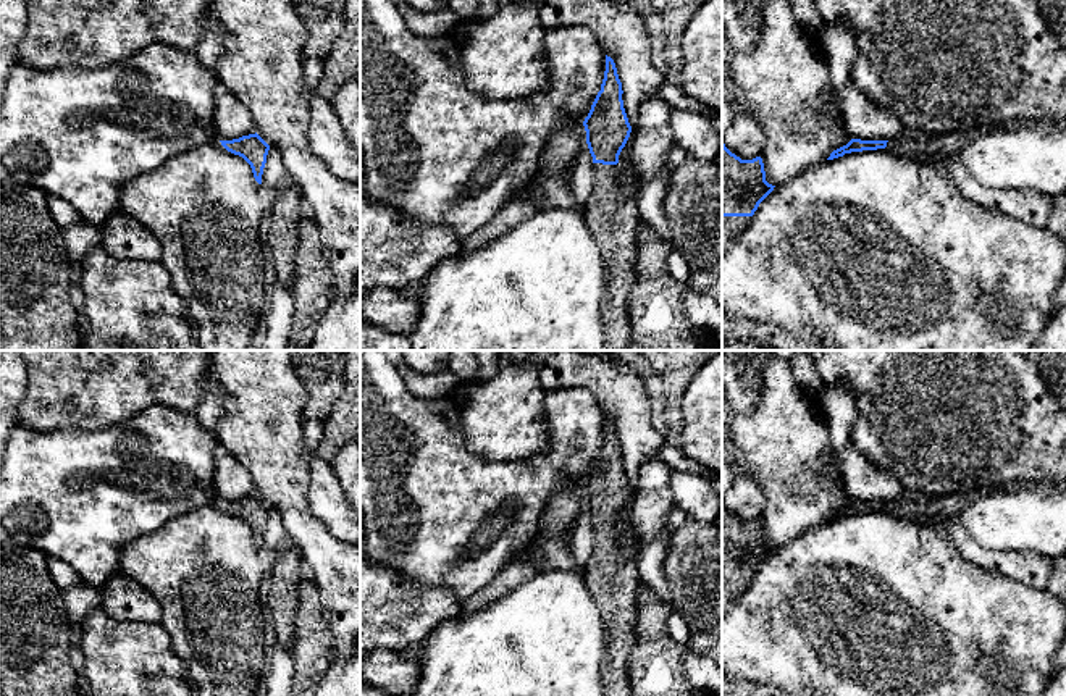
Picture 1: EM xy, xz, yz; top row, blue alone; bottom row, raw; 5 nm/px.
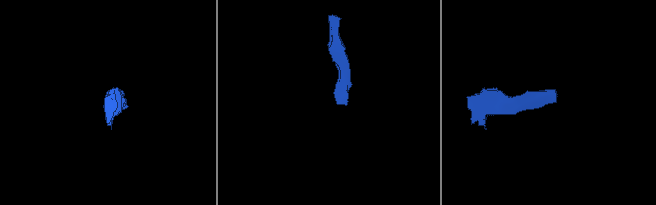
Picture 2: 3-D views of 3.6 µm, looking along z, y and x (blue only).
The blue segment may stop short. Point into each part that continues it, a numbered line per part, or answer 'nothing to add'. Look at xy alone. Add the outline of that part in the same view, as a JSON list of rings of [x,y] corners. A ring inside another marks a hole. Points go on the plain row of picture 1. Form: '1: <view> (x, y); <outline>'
nothing to add

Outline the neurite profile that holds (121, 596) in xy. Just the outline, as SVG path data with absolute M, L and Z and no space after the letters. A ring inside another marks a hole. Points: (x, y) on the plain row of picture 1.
M120 572L102 585L100 606L110 617L123 622L160 622L163 615L158 599Z

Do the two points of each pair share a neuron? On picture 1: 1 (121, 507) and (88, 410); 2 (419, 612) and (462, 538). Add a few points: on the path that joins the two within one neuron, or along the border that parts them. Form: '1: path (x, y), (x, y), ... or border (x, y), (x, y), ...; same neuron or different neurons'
1: border (130, 417), (99, 430), (55, 430); different neurons
2: border (398, 572), (415, 583), (444, 586), (462, 601); different neurons

